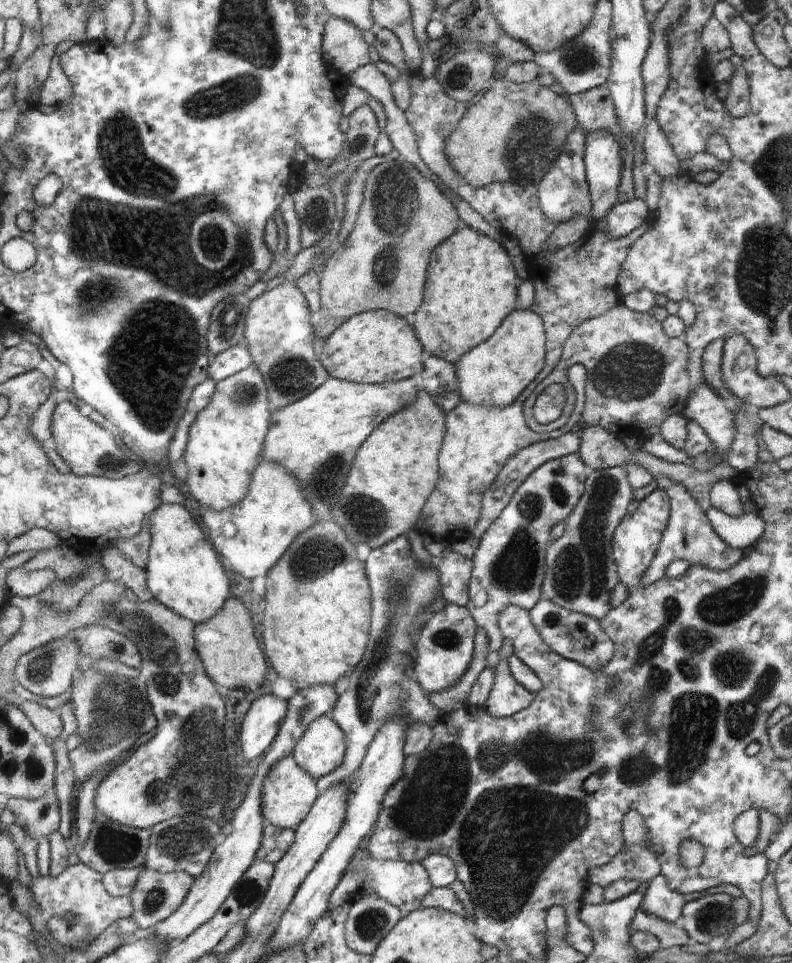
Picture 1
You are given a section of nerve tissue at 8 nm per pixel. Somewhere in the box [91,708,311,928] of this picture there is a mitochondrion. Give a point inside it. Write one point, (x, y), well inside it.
(180, 840)

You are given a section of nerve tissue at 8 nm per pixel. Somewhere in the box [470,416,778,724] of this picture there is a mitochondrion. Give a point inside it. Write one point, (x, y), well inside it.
(582, 569)

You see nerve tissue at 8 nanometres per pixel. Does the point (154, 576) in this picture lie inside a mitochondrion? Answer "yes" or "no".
no

